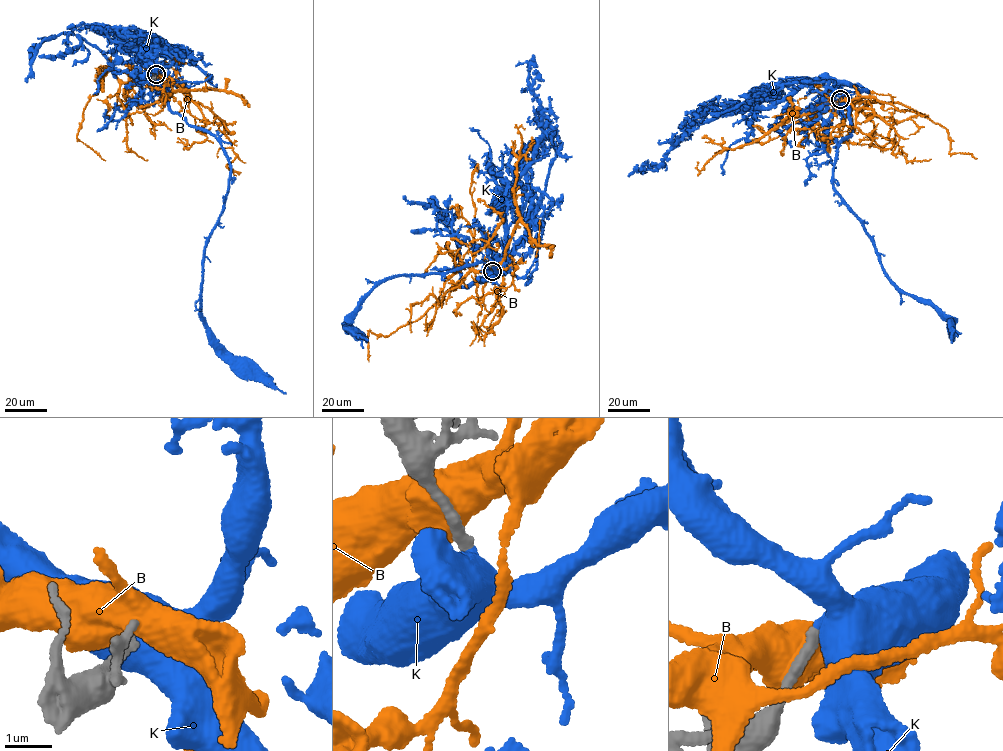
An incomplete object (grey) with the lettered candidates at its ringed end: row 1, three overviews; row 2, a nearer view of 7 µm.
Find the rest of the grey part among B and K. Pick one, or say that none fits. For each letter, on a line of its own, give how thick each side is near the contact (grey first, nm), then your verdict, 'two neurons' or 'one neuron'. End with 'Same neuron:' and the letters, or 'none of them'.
B: 320/750 nm | two neurons
K: 240/750 nm | one neuron
Same neuron: K

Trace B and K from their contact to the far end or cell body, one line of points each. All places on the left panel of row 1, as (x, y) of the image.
B: (155, 75), (122, 82), (111, 68), (99, 67), (97, 93), (84, 108), (76, 137), (105, 161)
K: (156, 74), (148, 70), (141, 58), (141, 43)

